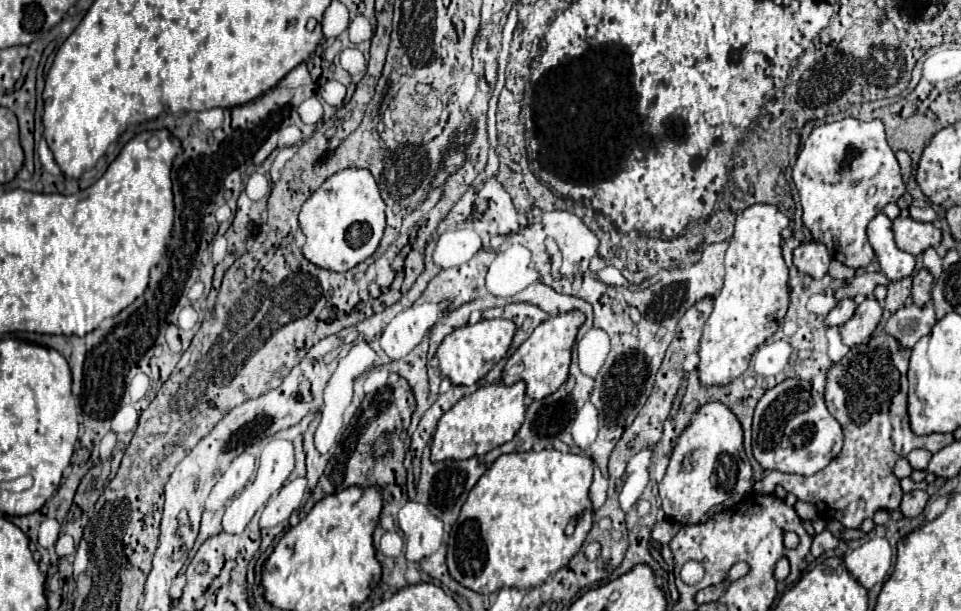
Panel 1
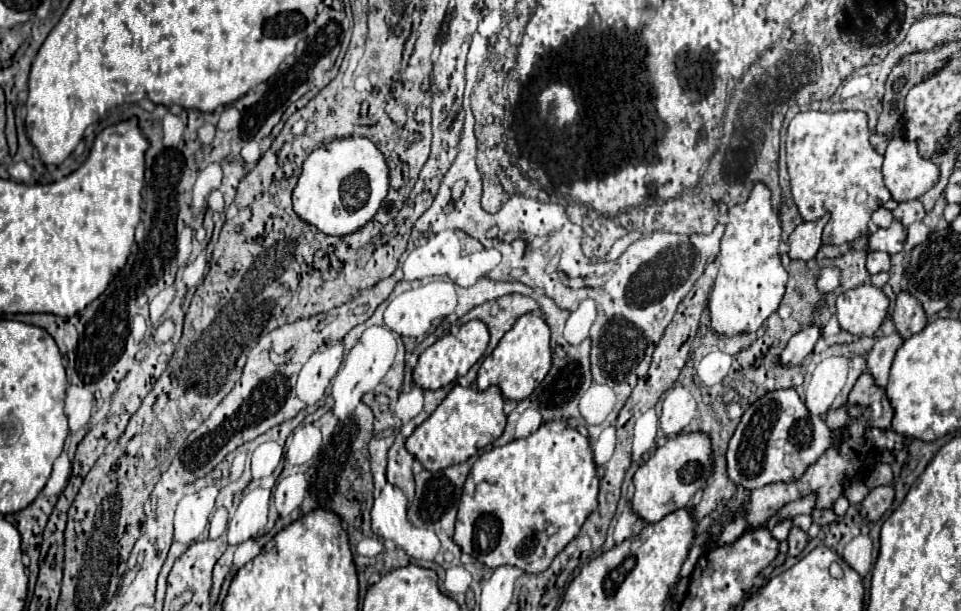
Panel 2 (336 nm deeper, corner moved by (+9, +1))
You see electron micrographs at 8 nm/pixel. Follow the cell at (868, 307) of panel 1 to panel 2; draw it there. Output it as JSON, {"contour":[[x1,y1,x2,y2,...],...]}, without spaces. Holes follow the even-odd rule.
{"contour":[[859,285,837,297,837,319,841,329,857,337,873,335,889,307,889,297,875,285]]}

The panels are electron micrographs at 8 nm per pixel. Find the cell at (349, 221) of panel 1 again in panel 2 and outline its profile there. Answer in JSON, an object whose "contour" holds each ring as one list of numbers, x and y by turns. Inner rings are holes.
{"contour":[[335,137,315,147,293,189,293,209,327,235,349,235,361,229,389,191,389,167,383,153,367,137]]}

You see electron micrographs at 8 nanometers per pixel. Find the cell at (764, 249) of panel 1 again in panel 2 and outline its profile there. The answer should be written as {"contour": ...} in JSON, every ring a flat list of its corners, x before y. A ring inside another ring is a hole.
{"contour":[[757,181,749,193,749,199,743,205,735,205,729,209,729,223,725,227,723,239,721,239,721,253,719,253,719,273,709,297,709,311,711,311,711,327,715,331,723,331,727,335,733,333,749,333,757,331,763,321,777,311,779,301,785,293,787,285,787,271,781,265,779,259,779,241,781,241,781,223,779,223,779,213,771,207,771,191,765,183]]}

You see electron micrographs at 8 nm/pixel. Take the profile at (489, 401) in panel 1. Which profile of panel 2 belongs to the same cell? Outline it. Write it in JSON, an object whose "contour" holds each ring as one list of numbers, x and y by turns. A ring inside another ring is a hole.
{"contour":[[455,385,441,405,427,417,405,441,405,449,429,471,439,471,457,463,465,463,479,449,493,443,505,429,503,397,497,387,477,391,473,387]]}

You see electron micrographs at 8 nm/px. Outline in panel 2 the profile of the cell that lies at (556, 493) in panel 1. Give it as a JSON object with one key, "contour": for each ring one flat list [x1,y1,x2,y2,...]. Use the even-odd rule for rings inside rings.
{"contour":[[545,421,529,437,513,439,505,447,485,451,473,463,459,503,455,543,461,551,491,569,499,565,515,565,527,573,541,573,551,565,555,555,577,537,587,515,597,509,597,495,599,475,589,437,567,421]]}

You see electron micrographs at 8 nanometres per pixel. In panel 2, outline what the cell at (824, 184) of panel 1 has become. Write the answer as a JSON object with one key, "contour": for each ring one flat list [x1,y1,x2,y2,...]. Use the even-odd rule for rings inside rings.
{"contour":[[803,111,797,113,787,129,787,171,791,179,791,195,793,201,805,221,815,221,823,217,823,213,831,213,829,223,823,229,825,245,845,245,853,239,867,235,867,223,871,213,879,209,885,201,891,199,889,189,883,185,881,165,883,157,869,143,871,131,867,129,867,115,863,111,837,111,837,113,821,113,821,111],[859,191,867,191,867,201,857,205,855,195]]}

